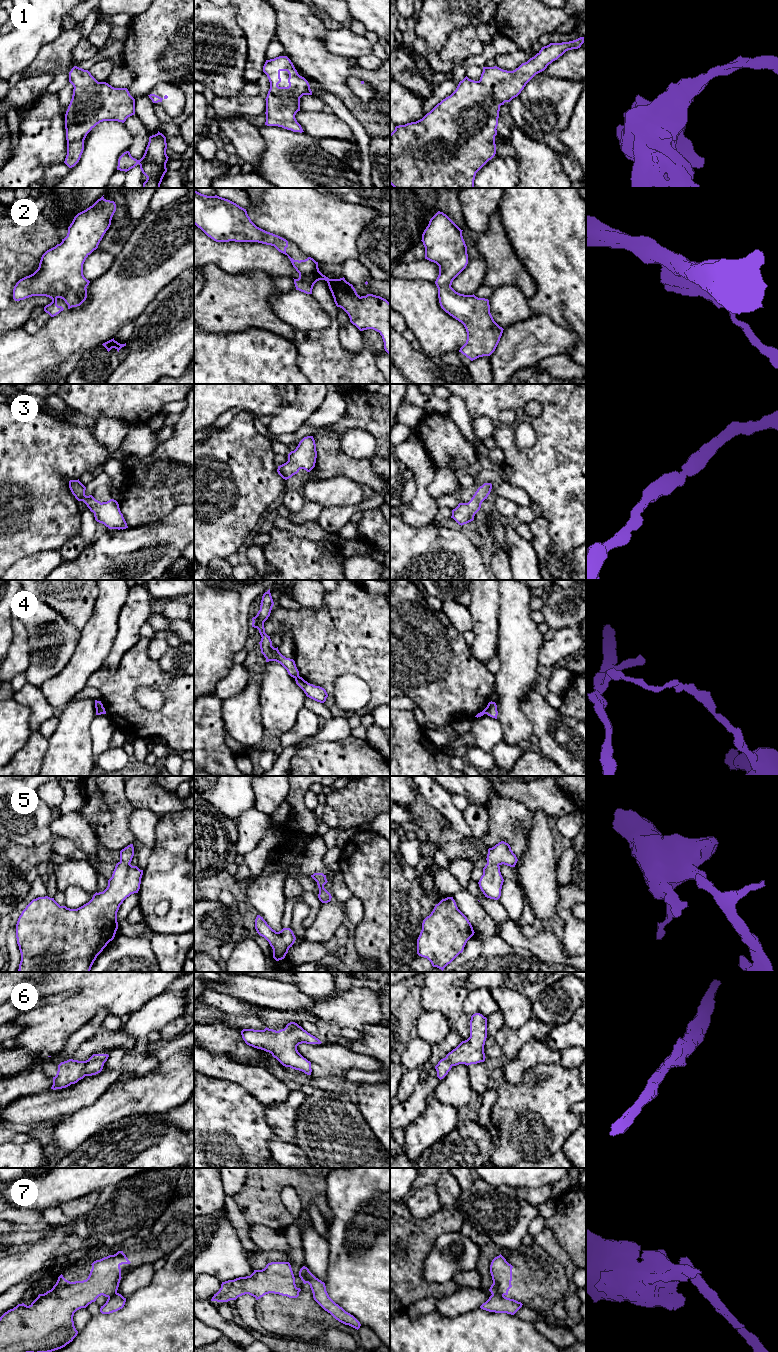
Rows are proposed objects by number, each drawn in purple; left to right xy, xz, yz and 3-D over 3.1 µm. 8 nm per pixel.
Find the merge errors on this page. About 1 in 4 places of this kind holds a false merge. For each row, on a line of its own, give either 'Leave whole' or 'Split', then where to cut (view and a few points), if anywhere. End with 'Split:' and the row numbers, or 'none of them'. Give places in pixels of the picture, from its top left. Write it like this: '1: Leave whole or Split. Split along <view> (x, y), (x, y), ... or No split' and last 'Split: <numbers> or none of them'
1: Leave whole. No split
2: Leave whole. No split
3: Leave whole. No split
4: Split. Split along xz (299, 676), (295, 678)
5: Leave whole. No split
6: Leave whole. No split
7: Split. Split along xz (303, 1266), (307, 1282)
Split: 4, 7

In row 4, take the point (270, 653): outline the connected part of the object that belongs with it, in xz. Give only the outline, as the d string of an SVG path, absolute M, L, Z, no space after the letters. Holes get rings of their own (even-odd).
M270 589L263 594L260 604L260 610L258 611L257 615L252 618L252 627L257 628L262 637L261 641L259 642L261 653L266 658L266 662L276 661L287 670L288 674L291 677L299 677L299 671L296 667L295 661L293 659L283 656L279 652L278 647L274 648L272 646L270 636L265 633L264 622L270 616L272 607L274 605Z

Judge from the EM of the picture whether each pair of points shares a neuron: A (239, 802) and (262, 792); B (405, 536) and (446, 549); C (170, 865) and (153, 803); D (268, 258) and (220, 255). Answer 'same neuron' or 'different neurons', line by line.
A: different neurons
B: same neuron
C: different neurons
D: same neuron

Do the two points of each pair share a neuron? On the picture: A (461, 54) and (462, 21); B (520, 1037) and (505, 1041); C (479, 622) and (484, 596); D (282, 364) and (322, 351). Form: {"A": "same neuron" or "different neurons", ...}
{"A": "different neurons", "B": "same neuron", "C": "same neuron", "D": "different neurons"}

